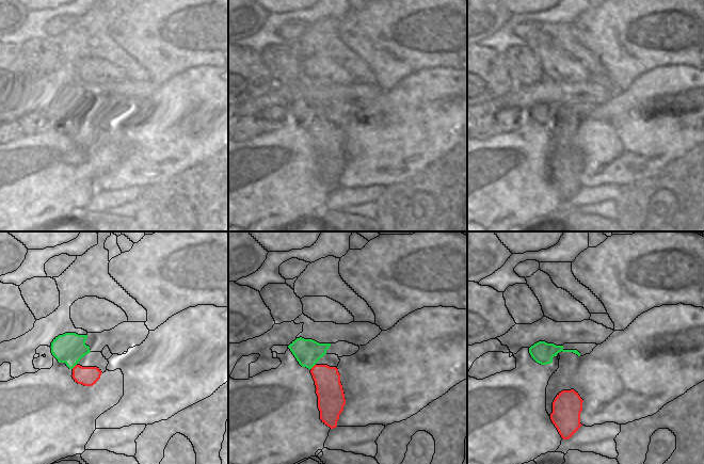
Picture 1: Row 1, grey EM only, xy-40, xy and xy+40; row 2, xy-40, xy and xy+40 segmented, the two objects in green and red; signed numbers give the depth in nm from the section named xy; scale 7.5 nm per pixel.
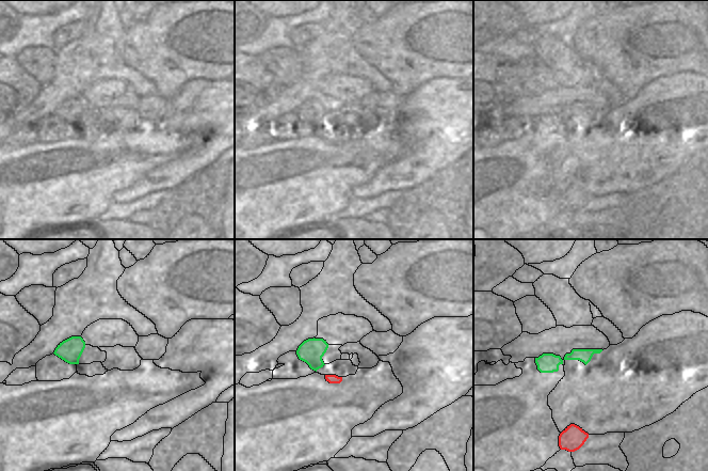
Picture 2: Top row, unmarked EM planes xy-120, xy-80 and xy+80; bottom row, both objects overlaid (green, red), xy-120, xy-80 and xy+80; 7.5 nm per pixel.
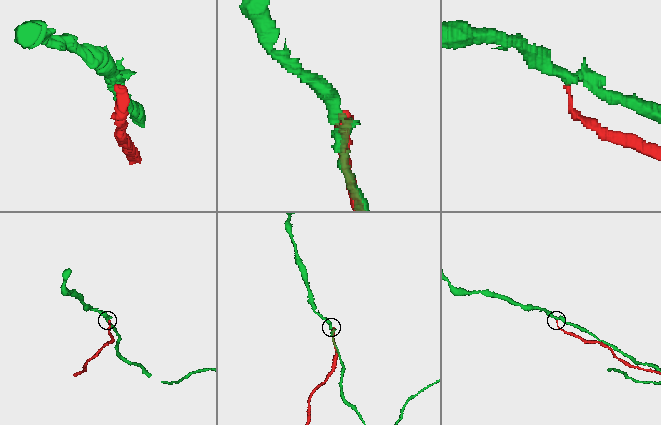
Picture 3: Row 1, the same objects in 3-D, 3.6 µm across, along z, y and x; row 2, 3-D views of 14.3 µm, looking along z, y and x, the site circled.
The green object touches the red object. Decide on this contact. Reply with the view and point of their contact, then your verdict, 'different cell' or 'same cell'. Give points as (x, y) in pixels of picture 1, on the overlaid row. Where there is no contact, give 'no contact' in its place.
xy-40 (74, 366) | different cell

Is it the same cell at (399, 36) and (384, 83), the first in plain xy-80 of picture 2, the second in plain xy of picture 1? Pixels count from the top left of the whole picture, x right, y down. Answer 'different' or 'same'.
same

